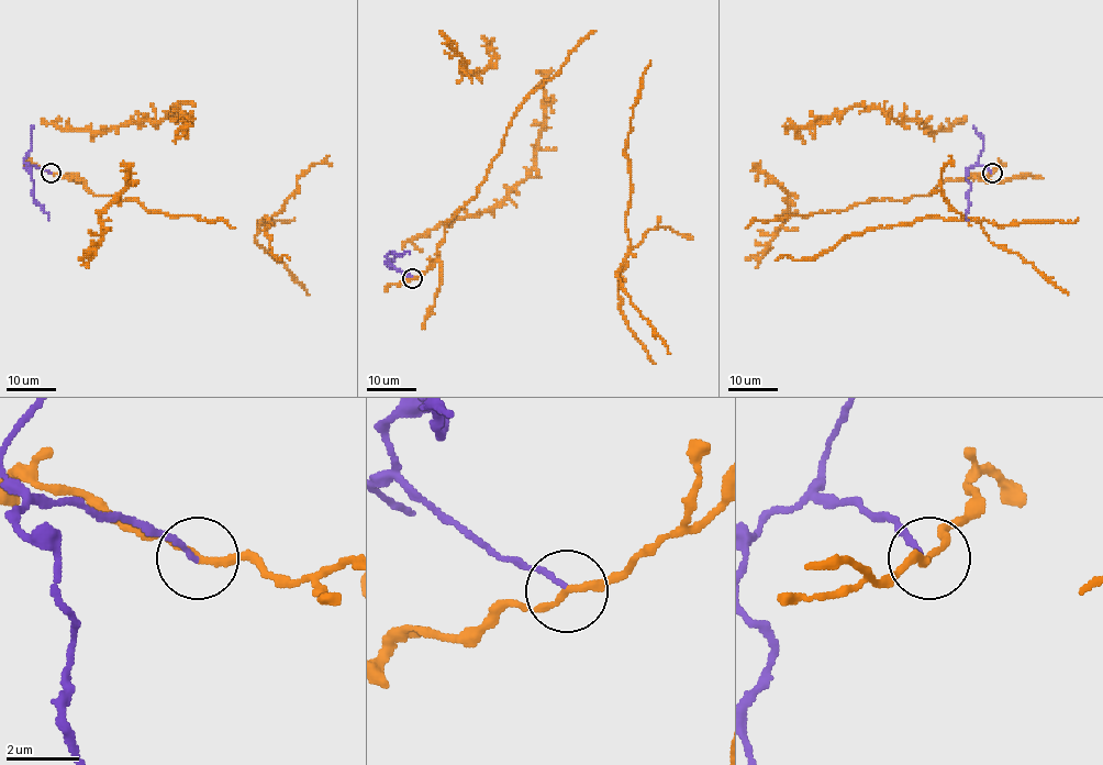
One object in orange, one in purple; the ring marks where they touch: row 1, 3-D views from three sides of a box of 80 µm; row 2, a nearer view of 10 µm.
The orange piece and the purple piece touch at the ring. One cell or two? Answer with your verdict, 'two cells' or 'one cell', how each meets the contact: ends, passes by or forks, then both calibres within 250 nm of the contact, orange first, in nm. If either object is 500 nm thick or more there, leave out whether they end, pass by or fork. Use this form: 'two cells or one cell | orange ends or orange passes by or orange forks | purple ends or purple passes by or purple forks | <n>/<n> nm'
two cells | orange passes by | purple ends | 200/140 nm

